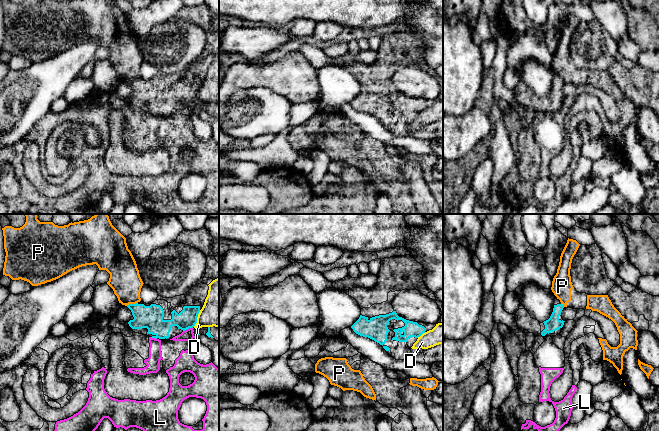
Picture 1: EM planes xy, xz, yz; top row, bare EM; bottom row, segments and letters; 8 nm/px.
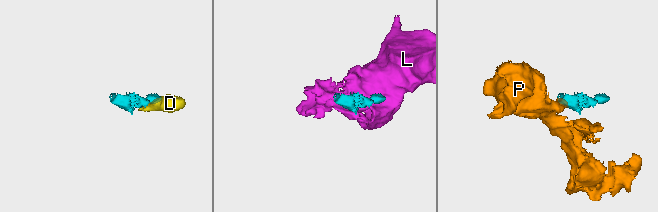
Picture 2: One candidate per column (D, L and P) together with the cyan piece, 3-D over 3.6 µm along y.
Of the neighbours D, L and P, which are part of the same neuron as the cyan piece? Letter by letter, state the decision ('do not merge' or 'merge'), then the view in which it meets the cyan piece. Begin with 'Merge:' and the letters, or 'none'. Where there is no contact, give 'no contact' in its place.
Merge: none
D: do not merge | xy
L: do not merge | xy
P: do not merge | xy

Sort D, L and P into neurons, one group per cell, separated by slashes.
D L / P

